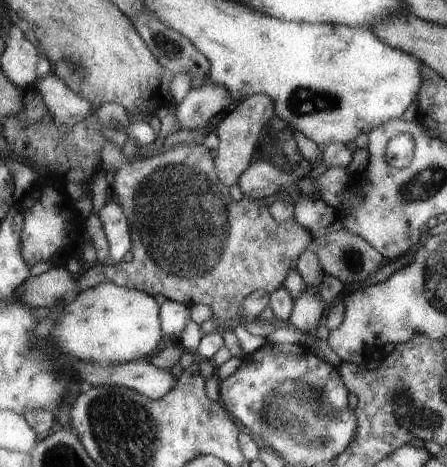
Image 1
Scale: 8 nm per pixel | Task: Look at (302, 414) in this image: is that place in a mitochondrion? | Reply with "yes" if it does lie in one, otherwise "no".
yes

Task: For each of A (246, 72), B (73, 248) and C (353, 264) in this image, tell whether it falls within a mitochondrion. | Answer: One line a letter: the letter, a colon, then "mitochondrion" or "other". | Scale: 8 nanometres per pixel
A: other
B: other
C: mitochondrion

